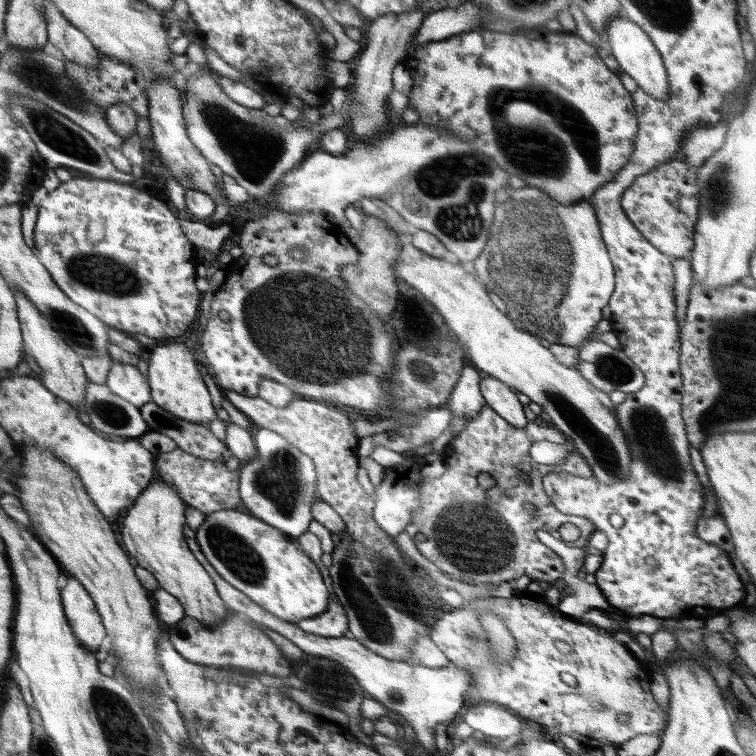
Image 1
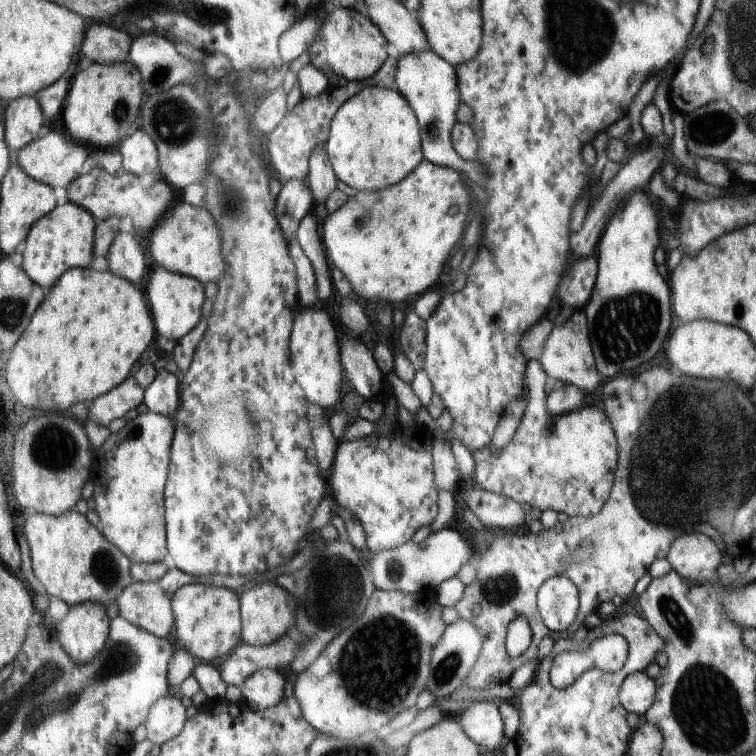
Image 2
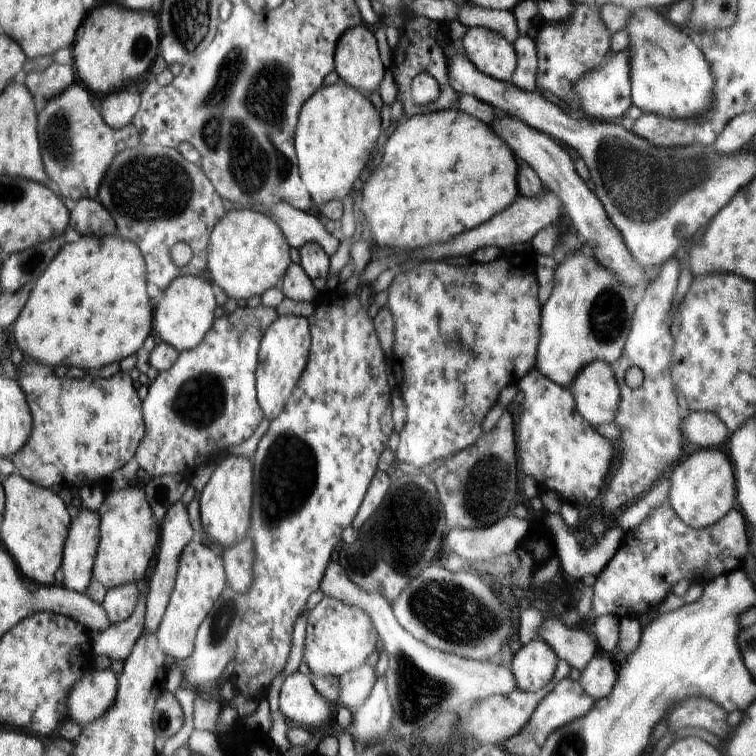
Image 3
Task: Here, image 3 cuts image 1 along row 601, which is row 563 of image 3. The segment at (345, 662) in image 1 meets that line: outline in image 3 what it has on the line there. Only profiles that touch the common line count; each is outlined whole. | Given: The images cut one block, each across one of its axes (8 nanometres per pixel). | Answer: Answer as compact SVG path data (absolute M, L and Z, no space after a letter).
M250 536L242 542L236 542L234 546L226 548L222 552L222 562L224 562L224 570L226 570L226 578L228 584L232 586L232 590L236 592L247 592L254 584L253 570L254 568L254 542Z

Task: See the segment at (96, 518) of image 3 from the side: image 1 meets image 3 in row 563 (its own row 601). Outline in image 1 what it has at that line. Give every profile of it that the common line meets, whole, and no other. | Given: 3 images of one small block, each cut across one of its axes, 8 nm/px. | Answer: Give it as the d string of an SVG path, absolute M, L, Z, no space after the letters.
M72 576L62 588L63 608L80 643L88 651L97 651L106 636L99 609L84 584Z

